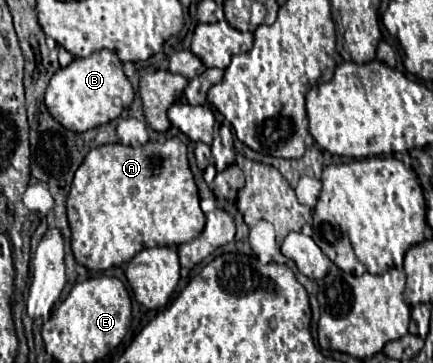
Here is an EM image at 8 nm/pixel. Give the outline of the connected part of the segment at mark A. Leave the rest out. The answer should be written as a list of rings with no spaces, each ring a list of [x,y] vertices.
[[[172,137],[166,143],[148,141],[142,147],[128,147],[122,143],[102,145],[88,153],[66,199],[66,215],[70,223],[70,245],[76,261],[92,271],[106,271],[110,267],[126,265],[142,247],[178,247],[196,239],[204,229],[204,213],[200,209],[198,187],[188,167],[186,145]]]

